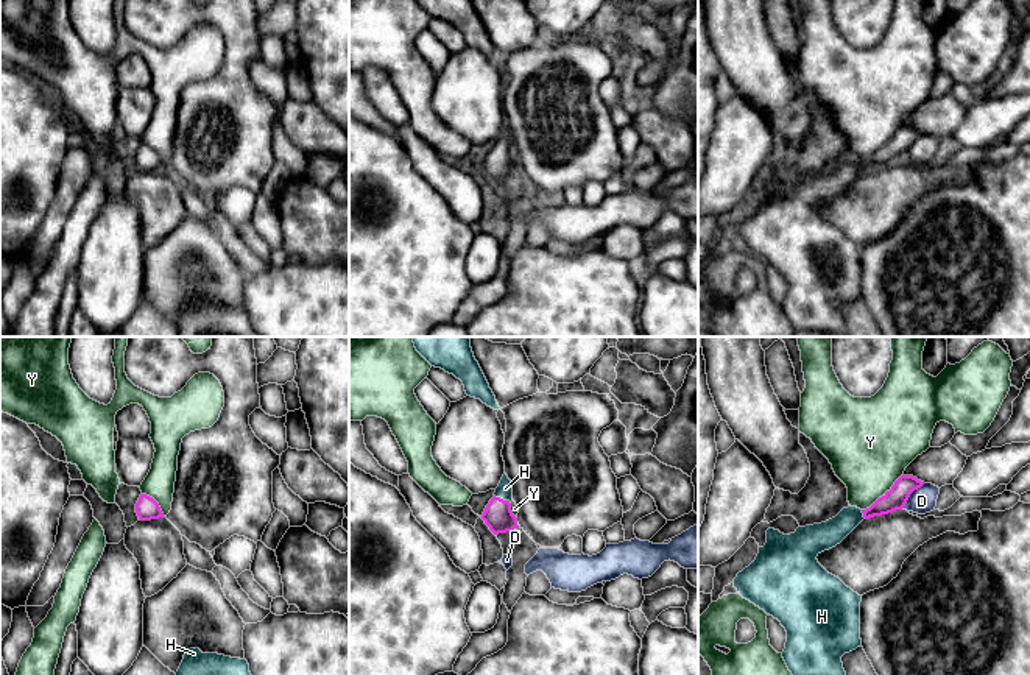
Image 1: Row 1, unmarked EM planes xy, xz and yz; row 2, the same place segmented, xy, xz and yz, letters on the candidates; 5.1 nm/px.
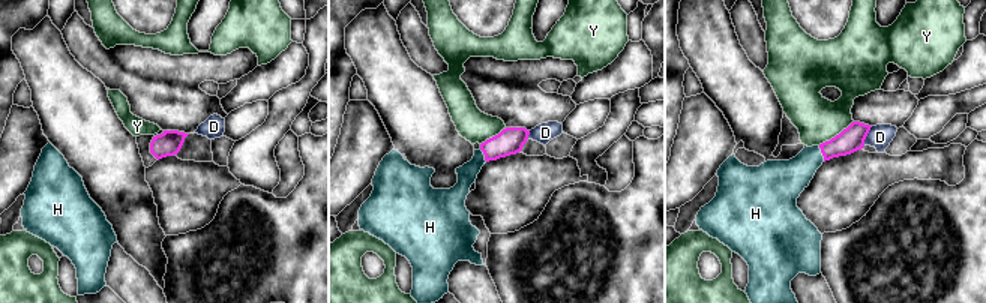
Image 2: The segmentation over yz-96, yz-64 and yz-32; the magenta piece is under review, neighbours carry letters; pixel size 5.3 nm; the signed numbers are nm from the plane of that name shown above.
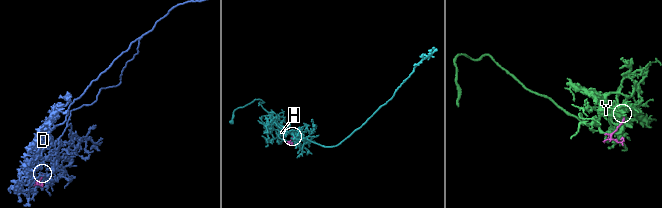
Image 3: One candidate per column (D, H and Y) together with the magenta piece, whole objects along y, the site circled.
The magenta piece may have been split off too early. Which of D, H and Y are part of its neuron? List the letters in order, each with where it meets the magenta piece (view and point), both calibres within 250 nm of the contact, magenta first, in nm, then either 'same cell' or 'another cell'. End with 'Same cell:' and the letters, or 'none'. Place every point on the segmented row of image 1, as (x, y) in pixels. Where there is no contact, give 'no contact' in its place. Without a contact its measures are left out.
D: yz (910, 493) | 110/140 nm | another cell
H: xz (502, 499) | 150/80 nm | same cell
Y: yz (885, 493) | 110/420 nm | another cell
Same cell: H

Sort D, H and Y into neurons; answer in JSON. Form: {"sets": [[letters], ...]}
{"sets": [["D"], ["H"], ["Y"]]}

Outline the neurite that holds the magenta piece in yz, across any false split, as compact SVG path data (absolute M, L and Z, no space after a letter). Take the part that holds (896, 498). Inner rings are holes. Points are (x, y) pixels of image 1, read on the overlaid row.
M901 475L890 491L870 508L843 508L835 518L813 525L798 527L795 533L767 530L767 542L759 547L756 560L737 574L737 592L773 616L787 631L782 658L792 675L846 675L841 656L862 645L860 602L862 595L829 574L817 557L840 544L863 519L902 510L910 494L924 482L913 475Z

